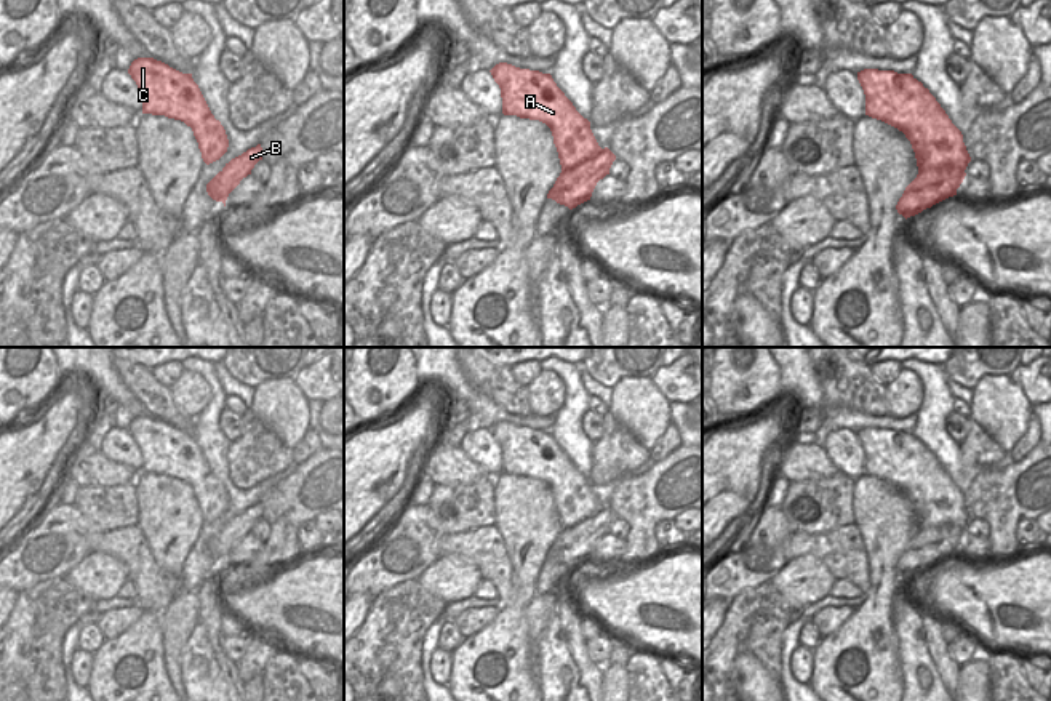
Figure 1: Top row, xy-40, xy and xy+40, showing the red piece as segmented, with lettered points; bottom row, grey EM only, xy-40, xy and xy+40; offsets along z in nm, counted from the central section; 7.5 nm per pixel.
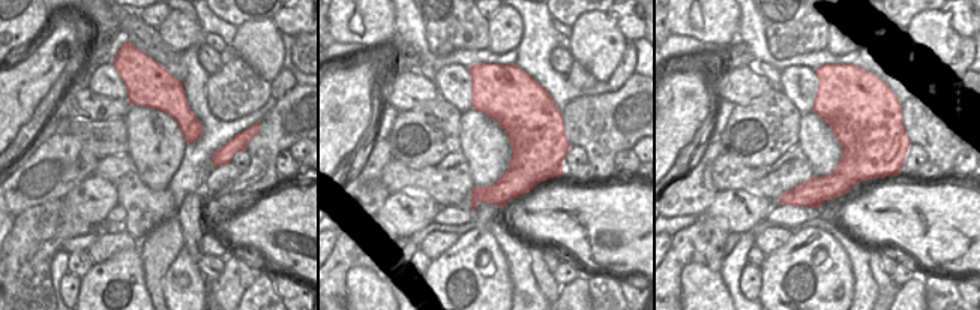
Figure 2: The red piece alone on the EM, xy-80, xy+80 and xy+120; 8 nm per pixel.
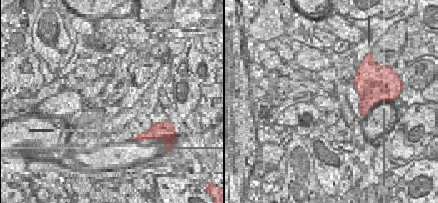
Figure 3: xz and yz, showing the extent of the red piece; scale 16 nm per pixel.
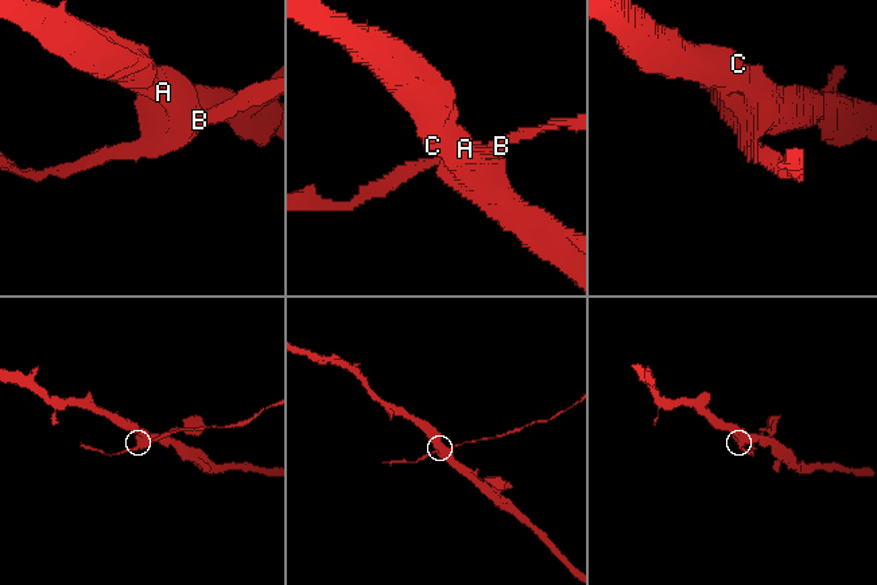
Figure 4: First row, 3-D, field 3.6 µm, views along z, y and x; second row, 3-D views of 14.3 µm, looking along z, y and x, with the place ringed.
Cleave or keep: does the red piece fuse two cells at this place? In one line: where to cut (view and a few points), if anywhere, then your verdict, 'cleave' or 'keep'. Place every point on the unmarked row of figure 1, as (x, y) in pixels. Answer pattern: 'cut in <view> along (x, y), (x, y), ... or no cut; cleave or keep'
cut in xy along (602, 508), (578, 525), (591, 530), (587, 536), (554, 546); cleave

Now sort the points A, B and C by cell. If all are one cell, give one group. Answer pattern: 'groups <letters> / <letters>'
groups A C / B

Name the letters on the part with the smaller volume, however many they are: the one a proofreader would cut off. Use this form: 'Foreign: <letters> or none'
Foreign: B

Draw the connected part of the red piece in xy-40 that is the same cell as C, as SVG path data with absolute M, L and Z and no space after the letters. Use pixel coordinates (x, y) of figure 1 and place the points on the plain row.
M138 416L128 432L142 453L142 472L165 474L192 487L206 523L229 506L224 485L211 472L192 432L182 432L154 416Z

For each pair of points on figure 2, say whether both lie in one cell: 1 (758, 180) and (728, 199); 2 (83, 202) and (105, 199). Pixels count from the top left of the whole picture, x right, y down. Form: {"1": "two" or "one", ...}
{"1": "two", "2": "one"}

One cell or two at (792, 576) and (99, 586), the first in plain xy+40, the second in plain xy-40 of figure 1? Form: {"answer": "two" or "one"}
{"answer": "one"}

